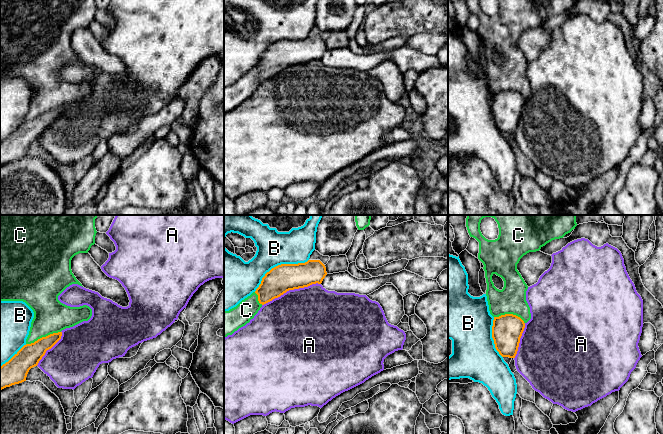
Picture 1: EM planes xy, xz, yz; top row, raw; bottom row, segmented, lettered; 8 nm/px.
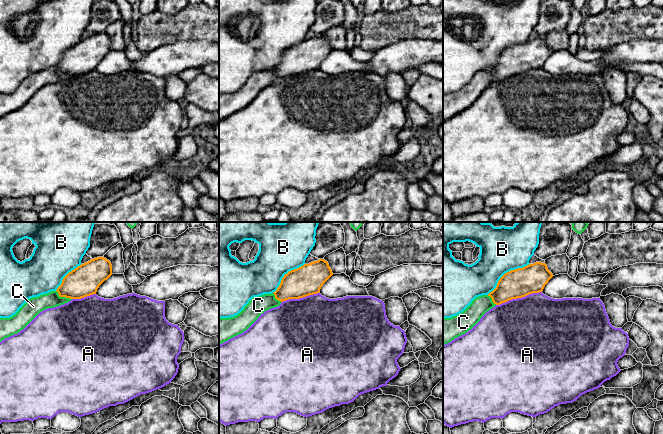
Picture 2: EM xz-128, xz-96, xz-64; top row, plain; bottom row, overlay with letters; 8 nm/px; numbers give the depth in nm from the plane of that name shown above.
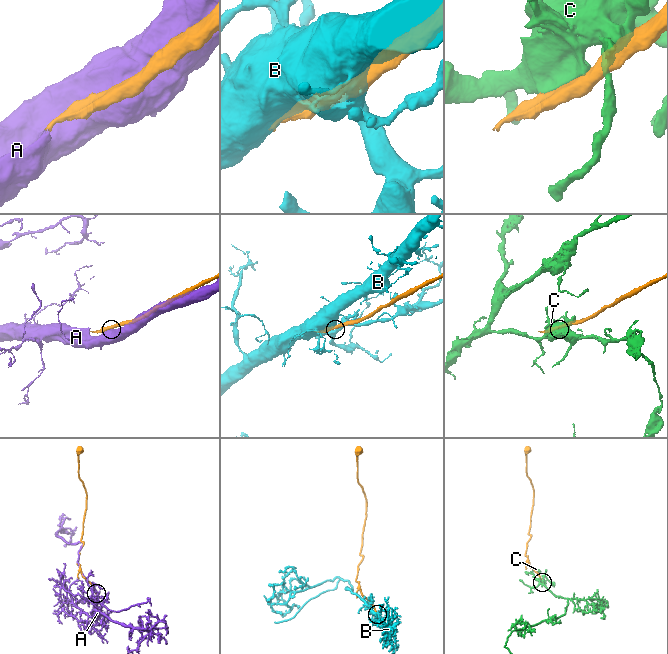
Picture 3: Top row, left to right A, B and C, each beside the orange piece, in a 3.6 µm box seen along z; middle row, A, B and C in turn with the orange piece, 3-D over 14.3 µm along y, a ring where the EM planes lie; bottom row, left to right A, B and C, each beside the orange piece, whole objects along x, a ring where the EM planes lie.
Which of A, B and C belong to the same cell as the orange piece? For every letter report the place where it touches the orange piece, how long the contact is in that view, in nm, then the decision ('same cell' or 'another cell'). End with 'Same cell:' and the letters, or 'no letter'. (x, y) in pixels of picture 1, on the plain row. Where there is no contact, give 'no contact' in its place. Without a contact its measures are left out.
A: xz (291, 65) | 500 nm | same cell
B: xz (278, 41) | 500 nm | another cell
C: xy (43, 113) | 300 nm | another cell
Same cell: A

